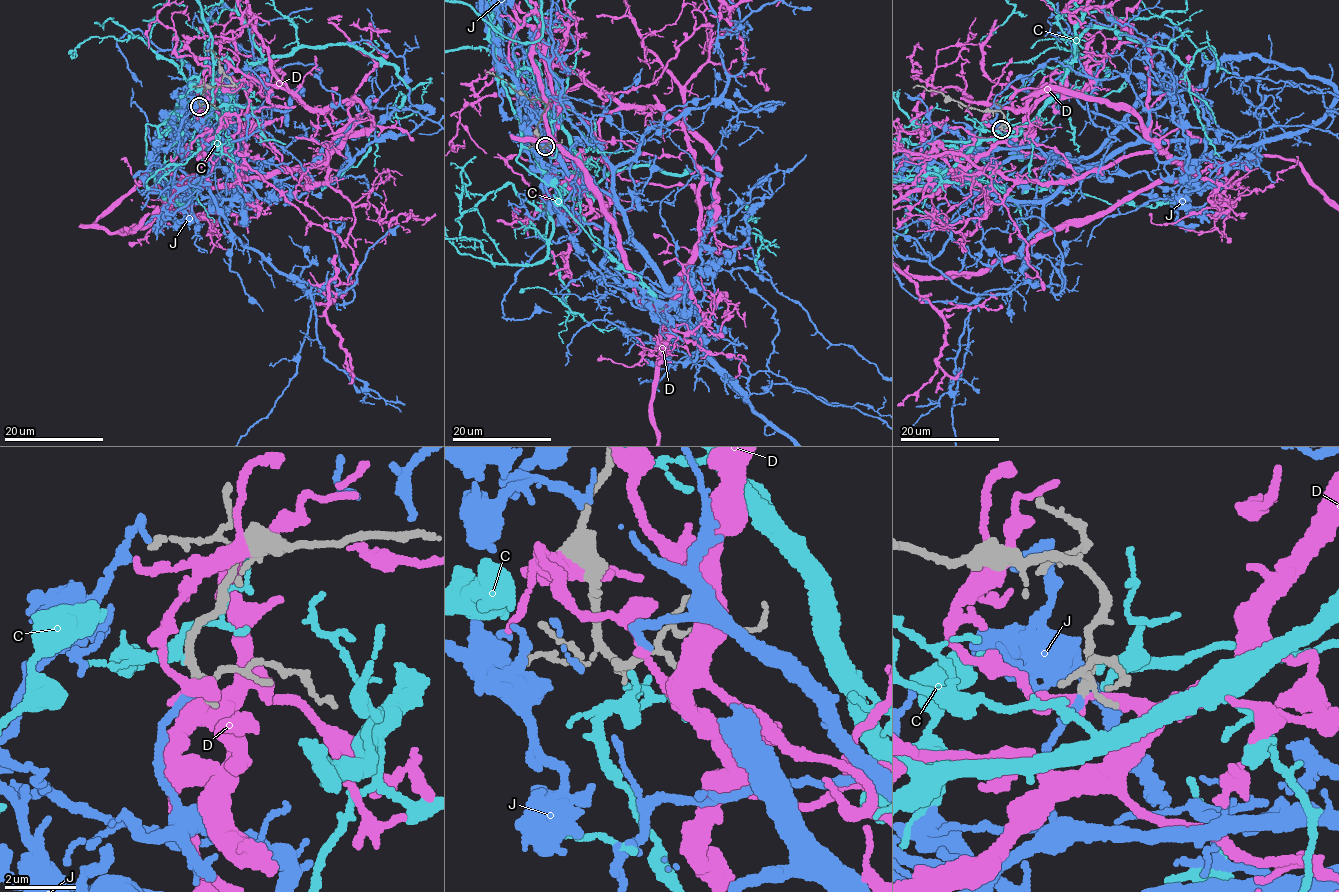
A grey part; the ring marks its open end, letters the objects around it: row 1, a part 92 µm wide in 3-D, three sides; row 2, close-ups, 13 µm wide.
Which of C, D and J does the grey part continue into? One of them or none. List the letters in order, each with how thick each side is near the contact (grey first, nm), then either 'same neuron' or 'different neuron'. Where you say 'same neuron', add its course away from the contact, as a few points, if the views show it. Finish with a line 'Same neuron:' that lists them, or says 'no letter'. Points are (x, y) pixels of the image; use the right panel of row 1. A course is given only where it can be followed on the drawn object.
C: 180 nm thick on the grey side, 170 nm on the other; different neuron
D: 150 nm thick on the grey side, 260 nm on the other; different neuron
J: 150 nm thick on the grey side, 200 nm on the other; same neuron
Same neuron: J

